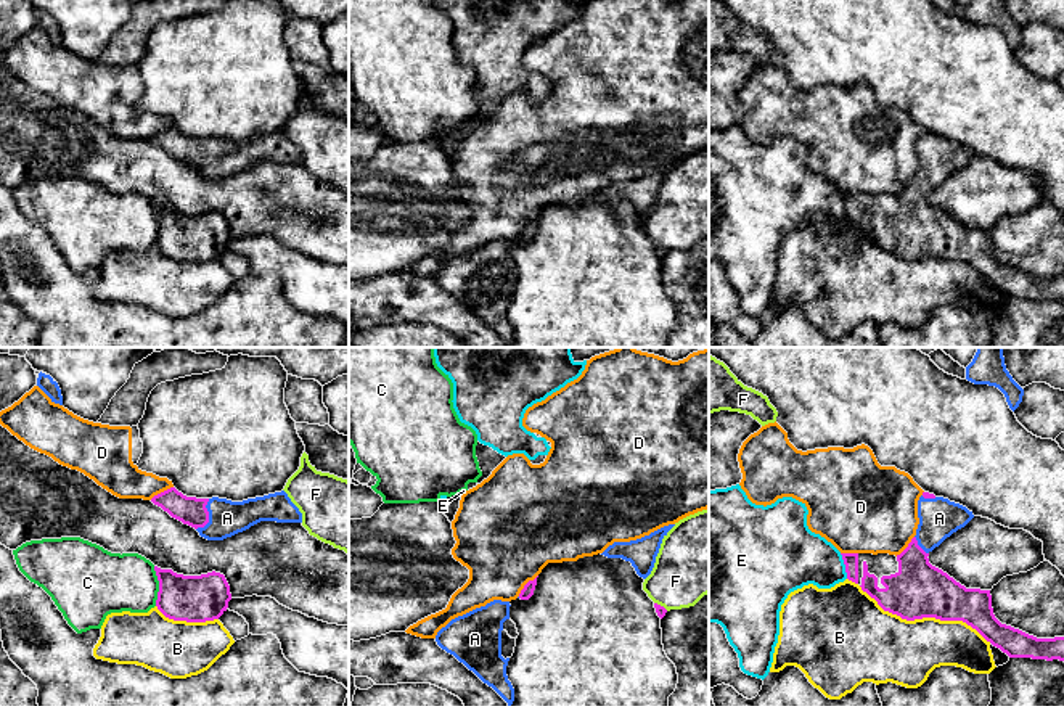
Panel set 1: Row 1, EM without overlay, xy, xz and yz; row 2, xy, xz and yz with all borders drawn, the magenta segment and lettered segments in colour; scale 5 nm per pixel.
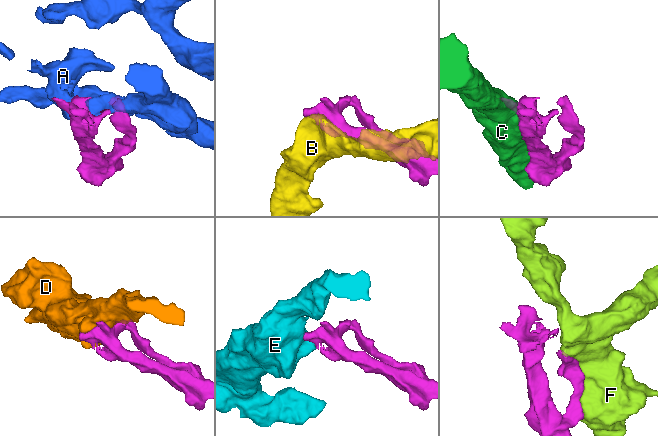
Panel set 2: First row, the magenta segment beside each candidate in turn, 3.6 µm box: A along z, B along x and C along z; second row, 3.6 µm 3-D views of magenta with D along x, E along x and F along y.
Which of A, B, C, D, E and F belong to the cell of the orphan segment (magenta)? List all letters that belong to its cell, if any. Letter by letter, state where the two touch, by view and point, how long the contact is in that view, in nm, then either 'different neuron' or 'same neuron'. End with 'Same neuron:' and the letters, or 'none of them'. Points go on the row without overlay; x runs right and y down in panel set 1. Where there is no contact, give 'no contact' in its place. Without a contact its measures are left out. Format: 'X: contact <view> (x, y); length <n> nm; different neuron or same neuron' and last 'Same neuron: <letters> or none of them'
A: contact xy (208, 156); length 170 nm; same neuron
B: contact yz (920, 258); length 800 nm; different neuron
C: contact xy (159, 225); length 200 nm; different neuron
D: contact xz (526, 224); length 150 nm; different neuron
E: contact yz (846, 206); length 130 nm; different neuron
F: contact xz (659, 245); length 80 nm; different neuron
Same neuron: A

